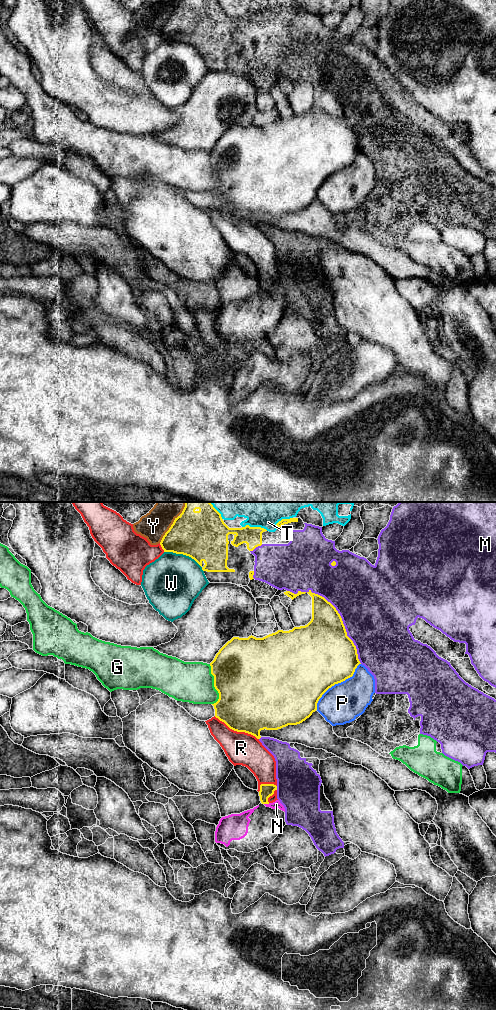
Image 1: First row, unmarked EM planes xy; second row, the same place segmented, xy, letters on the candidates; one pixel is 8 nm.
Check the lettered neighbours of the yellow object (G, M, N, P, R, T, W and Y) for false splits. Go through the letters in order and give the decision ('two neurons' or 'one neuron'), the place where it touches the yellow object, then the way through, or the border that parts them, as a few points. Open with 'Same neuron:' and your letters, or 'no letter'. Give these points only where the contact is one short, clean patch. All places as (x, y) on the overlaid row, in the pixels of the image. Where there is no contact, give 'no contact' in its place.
Same neuron: R
G: two neurons | xy (214, 684)
M: two neurons | xy (337, 612)
N: two neurons | xy (266, 803)
P: two neurons | xy (336, 683)
R: one neuron | xy (236, 730)
T: two neurons | xy (255, 527)
W: two neurons | xy (185, 554)
Y: two neurons | xy (173, 522)

